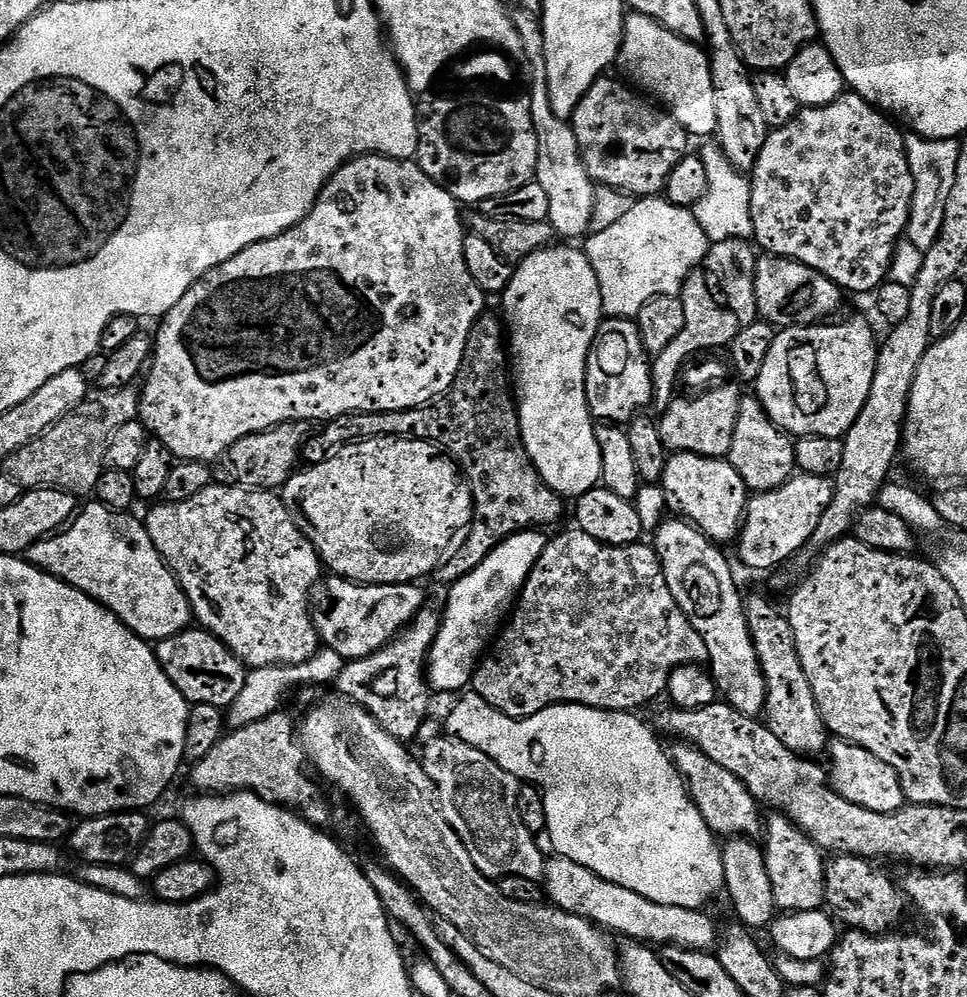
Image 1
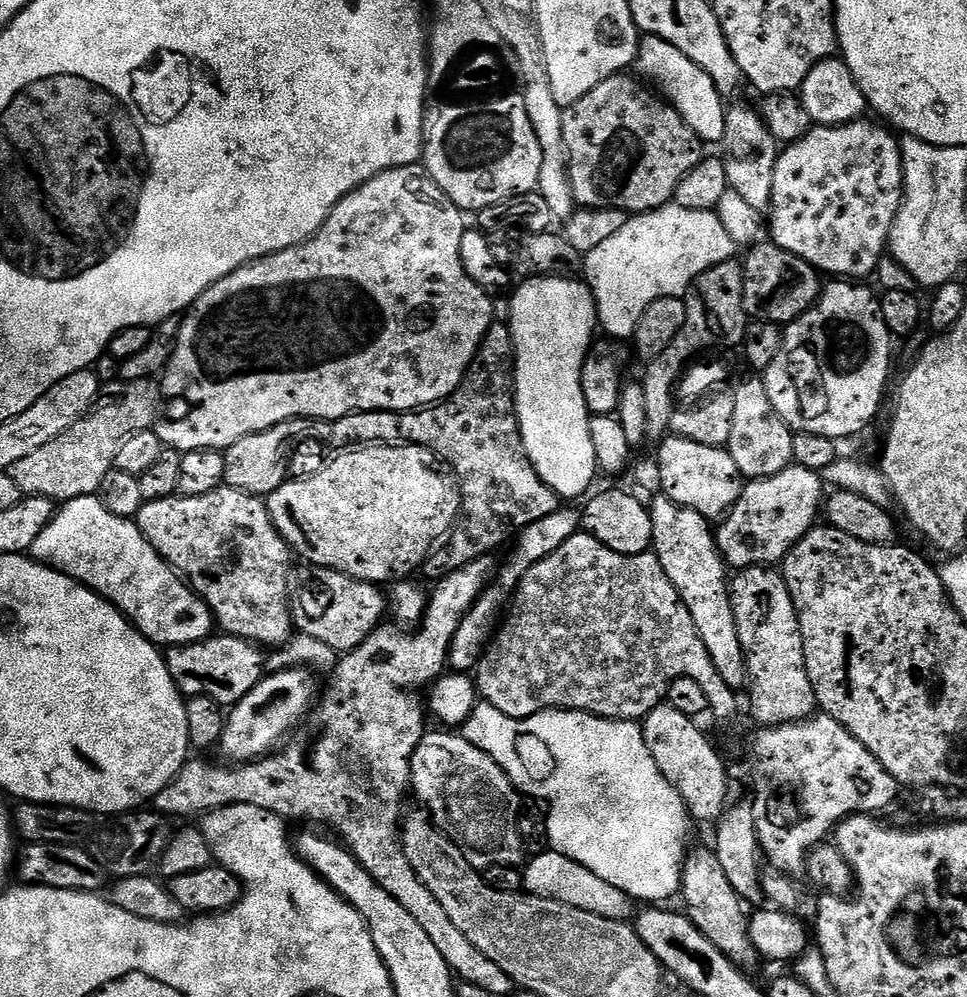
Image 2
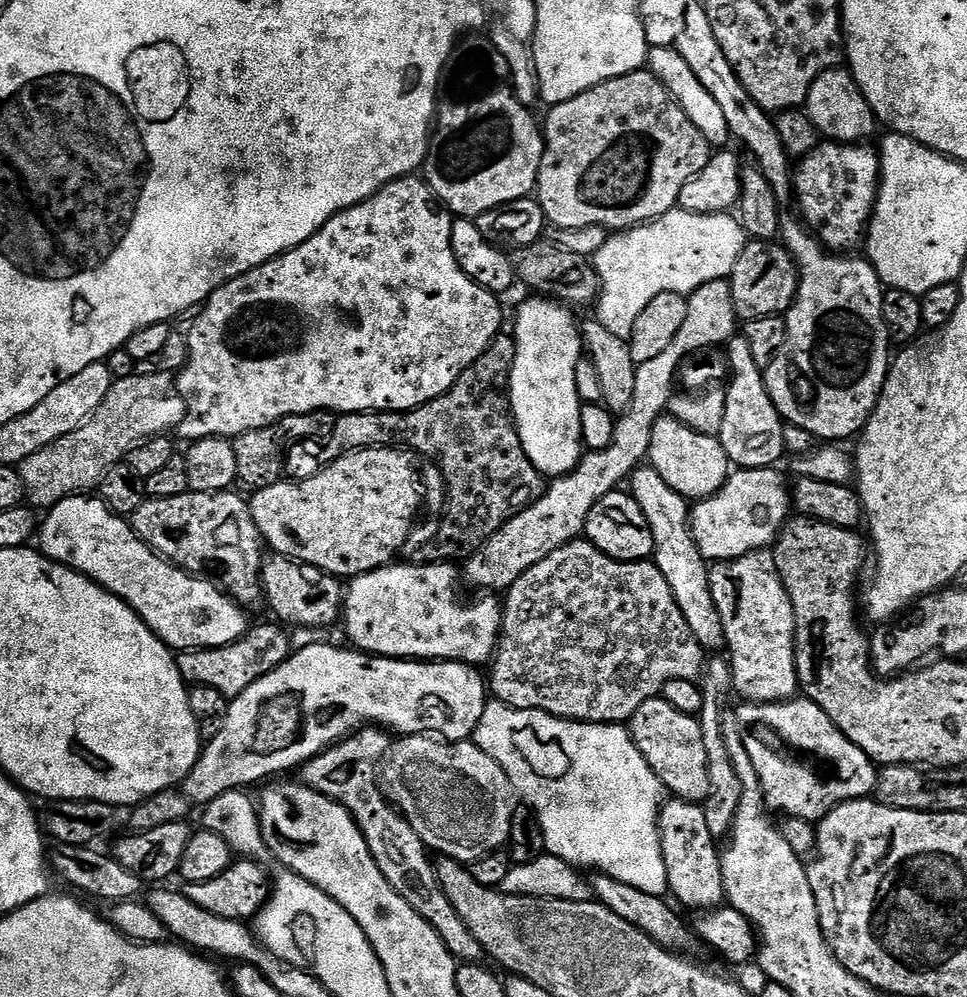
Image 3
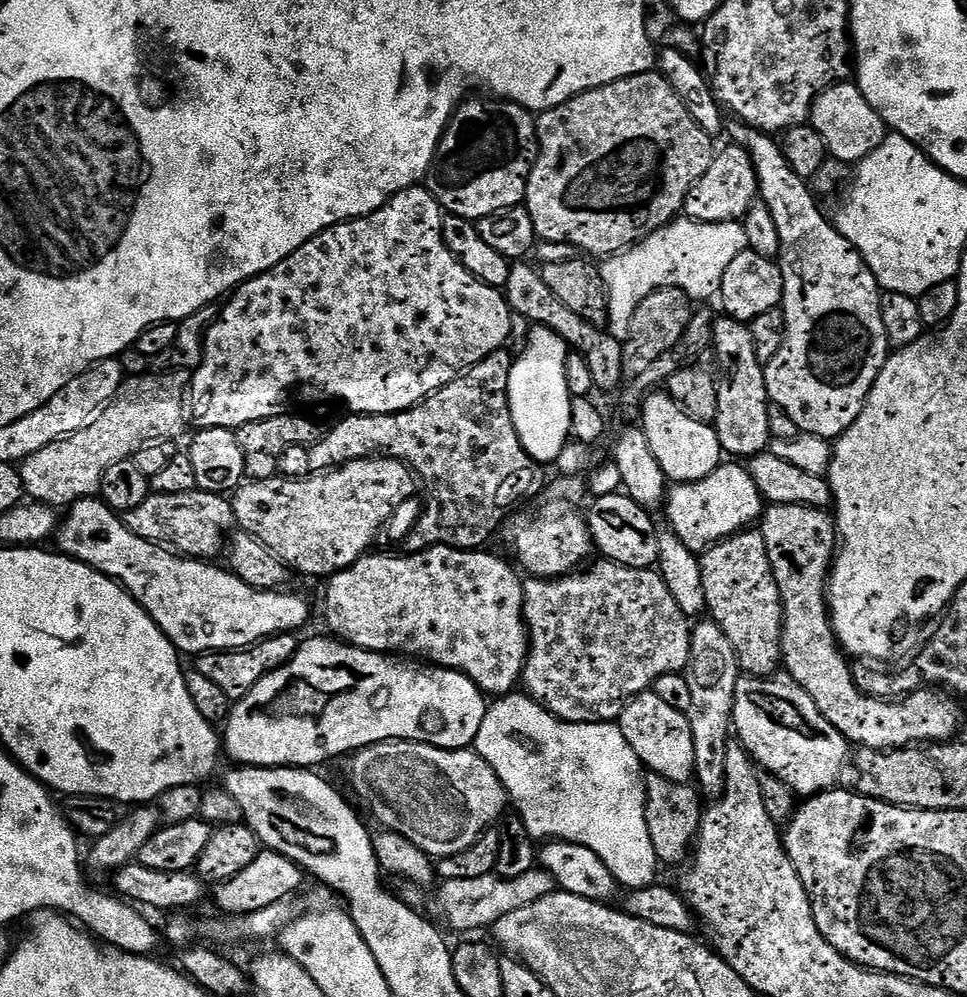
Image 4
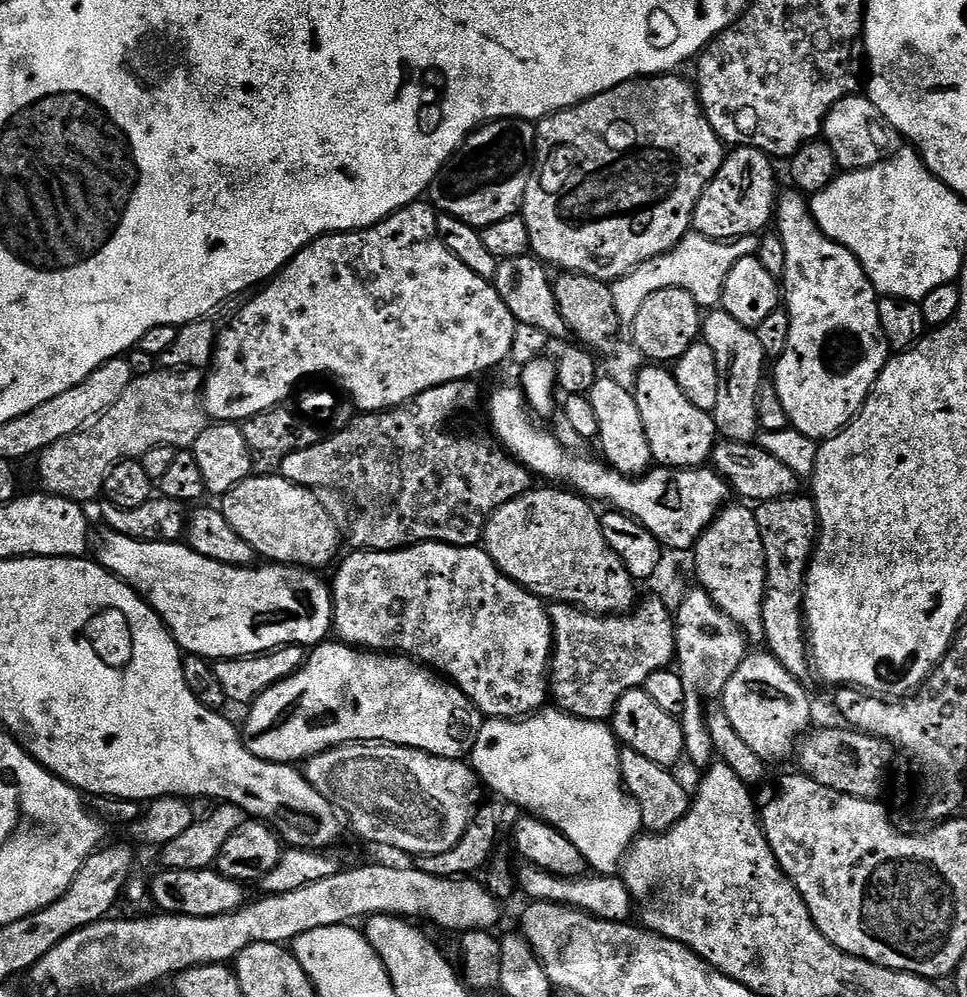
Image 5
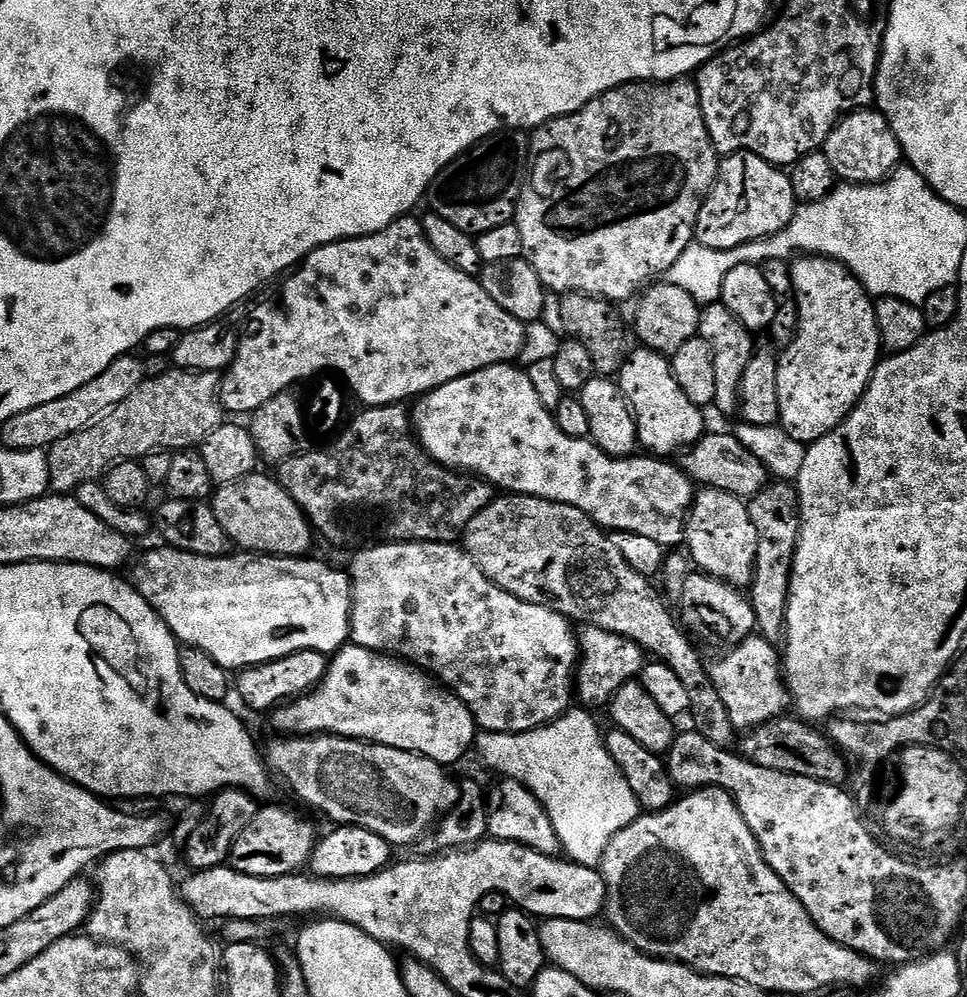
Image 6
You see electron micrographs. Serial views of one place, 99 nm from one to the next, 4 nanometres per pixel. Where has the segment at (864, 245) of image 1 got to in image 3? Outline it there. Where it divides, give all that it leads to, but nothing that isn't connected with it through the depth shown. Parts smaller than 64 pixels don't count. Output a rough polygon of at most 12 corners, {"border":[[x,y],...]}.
{"border":[[821,142],[794,168],[799,219],[825,248],[866,240],[880,153]]}

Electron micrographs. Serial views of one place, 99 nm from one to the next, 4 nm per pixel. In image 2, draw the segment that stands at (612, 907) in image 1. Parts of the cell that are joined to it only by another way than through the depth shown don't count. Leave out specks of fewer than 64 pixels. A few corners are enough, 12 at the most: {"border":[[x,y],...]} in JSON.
{"border":[[540,852],[523,865],[523,891],[631,921],[634,901],[574,858]]}

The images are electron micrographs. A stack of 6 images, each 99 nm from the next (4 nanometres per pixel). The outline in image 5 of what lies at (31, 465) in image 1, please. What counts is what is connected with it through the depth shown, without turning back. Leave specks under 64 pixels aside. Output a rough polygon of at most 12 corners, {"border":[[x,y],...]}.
{"border":[[205,373],[133,376],[81,432],[39,453],[39,487],[87,500],[120,460],[191,449]]}

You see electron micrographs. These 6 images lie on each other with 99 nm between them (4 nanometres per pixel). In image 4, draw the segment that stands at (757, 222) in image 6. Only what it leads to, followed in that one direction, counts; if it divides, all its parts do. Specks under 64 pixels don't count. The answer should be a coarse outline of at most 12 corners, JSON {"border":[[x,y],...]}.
{"border":[[727,146],[686,196],[683,215],[740,222],[760,183],[744,148]]}

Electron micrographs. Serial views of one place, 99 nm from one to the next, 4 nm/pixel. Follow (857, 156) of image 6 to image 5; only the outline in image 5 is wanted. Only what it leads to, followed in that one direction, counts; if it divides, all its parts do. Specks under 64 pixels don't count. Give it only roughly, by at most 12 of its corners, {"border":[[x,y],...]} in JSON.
{"border":[[864,94],[828,111],[822,139],[846,172],[881,164],[896,129]]}

